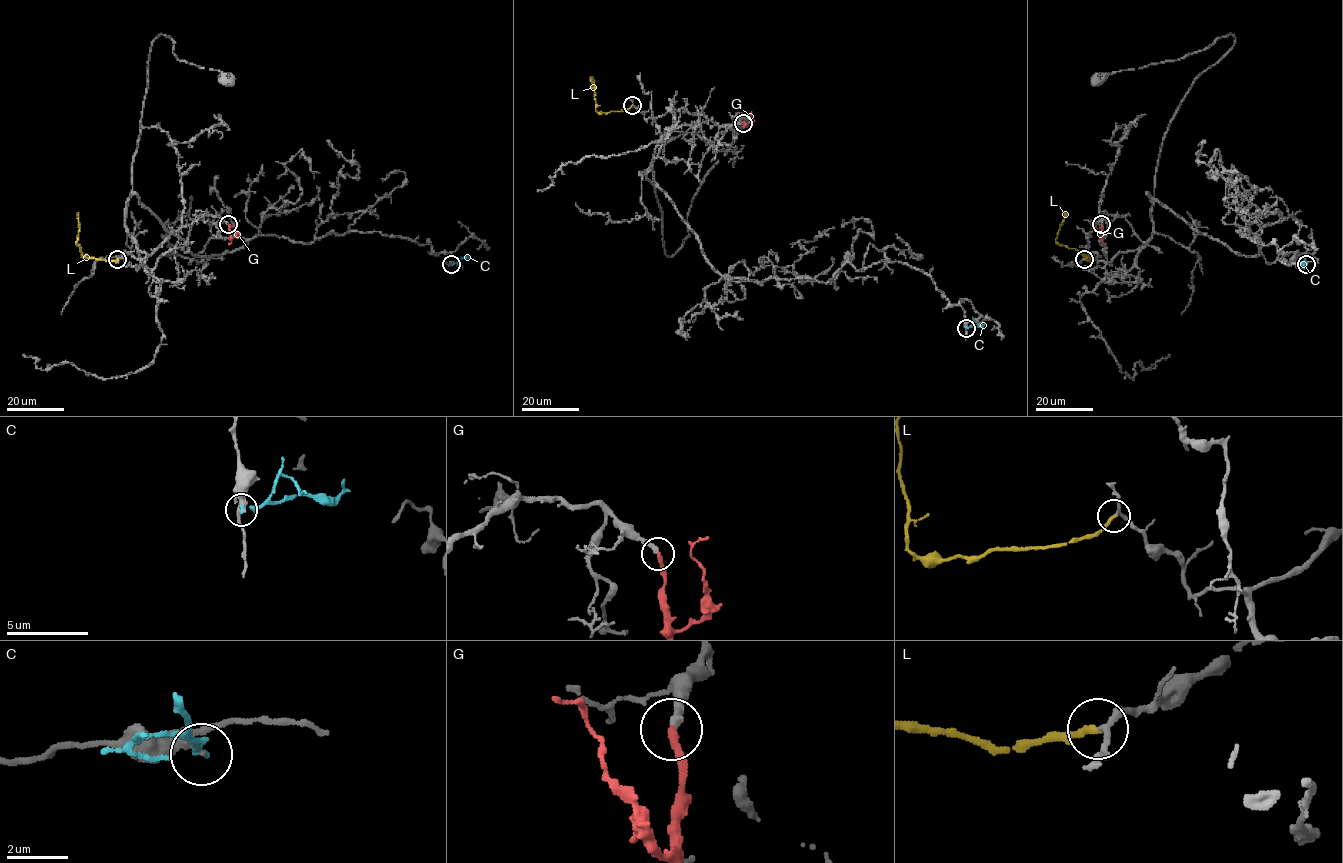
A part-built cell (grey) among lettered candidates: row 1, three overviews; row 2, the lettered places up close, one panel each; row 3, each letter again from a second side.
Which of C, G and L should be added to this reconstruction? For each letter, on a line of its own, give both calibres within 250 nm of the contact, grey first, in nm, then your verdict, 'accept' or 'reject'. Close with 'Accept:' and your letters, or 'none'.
C: 220/170 nm | reject
G: 300/260 nm | accept
L: 150/240 nm | reject
Accept: G

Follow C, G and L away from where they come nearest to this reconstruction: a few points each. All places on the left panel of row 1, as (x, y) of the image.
C: (451, 265), (463, 257), (469, 258)
G: (229, 225), (229, 235), (233, 237), (236, 235), (234, 223), (237, 222)
L: (117, 260), (81, 257), (76, 242), (79, 230), (77, 212)

